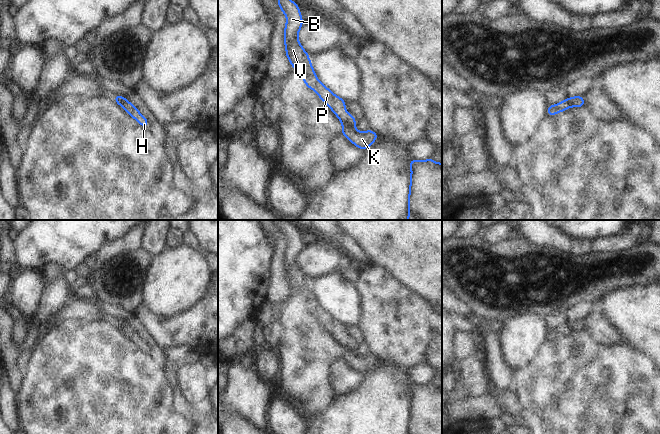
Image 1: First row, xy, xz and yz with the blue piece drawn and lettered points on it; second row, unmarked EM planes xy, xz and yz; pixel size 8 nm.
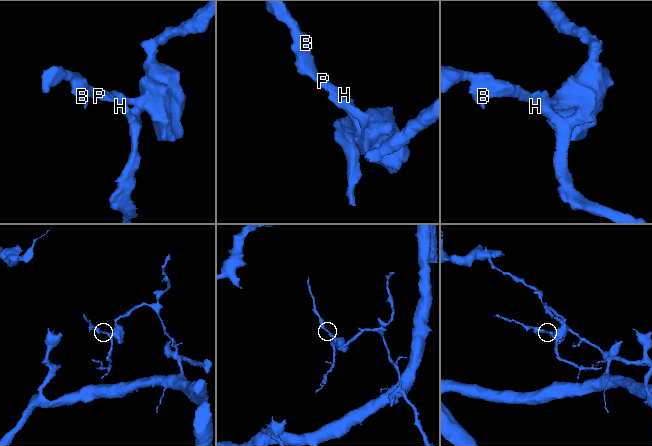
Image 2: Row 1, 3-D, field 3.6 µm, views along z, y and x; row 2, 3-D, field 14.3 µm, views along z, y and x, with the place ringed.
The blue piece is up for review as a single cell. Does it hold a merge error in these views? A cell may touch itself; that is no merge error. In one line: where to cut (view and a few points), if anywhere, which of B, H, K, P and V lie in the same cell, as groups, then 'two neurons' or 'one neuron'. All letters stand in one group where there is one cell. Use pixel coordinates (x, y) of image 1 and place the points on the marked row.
cut xz (341, 120), (354, 128); groups B H P V / K; two neurons

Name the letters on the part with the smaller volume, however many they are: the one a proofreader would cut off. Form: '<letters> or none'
B, H, P, V

